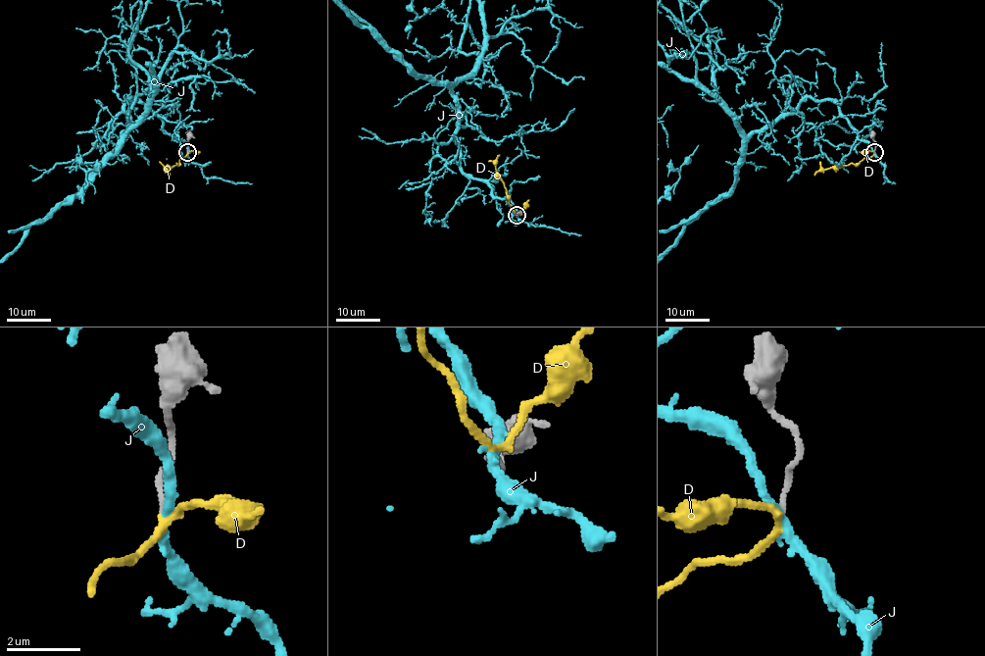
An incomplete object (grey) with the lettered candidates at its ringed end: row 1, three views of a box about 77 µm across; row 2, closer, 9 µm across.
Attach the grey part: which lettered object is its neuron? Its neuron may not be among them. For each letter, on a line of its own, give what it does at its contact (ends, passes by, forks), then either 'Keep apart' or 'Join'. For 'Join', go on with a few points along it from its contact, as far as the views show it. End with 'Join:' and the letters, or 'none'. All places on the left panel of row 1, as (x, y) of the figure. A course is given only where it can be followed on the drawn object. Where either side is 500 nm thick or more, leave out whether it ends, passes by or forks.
D: It passes by. Join. Its course: (187, 152), (178, 163), (167, 169), (170, 175)
J: It passes by. Keep apart
Join: D

